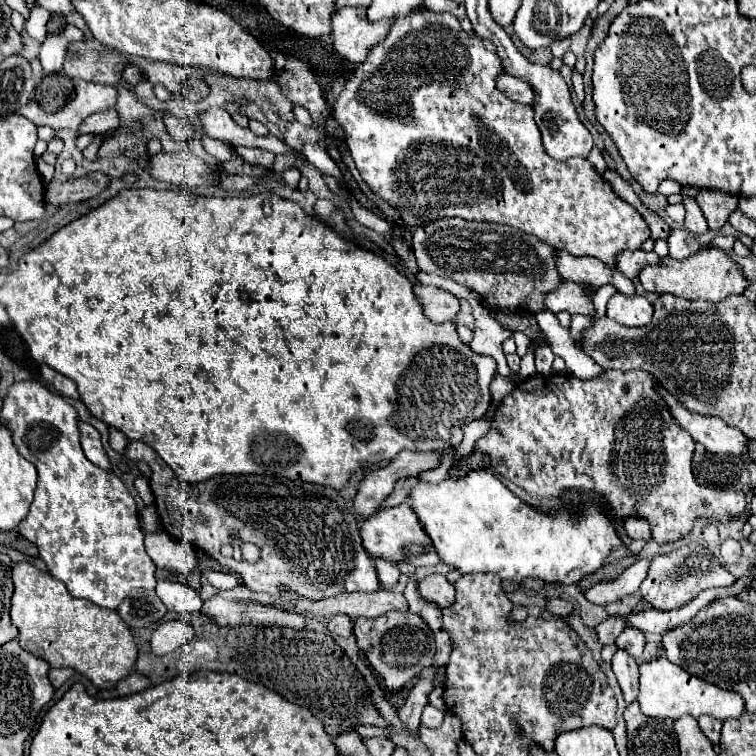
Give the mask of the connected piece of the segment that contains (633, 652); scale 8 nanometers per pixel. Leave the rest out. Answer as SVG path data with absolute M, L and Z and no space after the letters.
M629 627L617 637L615 643L617 643L619 649L627 651L631 657L637 659L643 653L643 647L645 647L645 635L643 635L643 631L639 631L635 627Z

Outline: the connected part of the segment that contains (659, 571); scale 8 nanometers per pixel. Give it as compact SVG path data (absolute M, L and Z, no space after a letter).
M687 543L669 555L661 555L651 561L651 569L647 579L641 583L643 599L649 601L655 609L675 609L685 603L689 603L693 597L697 597L705 589L713 587L731 587L737 583L737 575L729 573L725 565L719 563L719 559L703 545L699 543Z

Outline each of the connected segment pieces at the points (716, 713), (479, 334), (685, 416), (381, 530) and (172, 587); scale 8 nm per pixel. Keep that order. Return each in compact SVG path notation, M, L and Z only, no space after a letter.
M667 657L651 659L639 667L641 679L639 679L639 705L643 707L643 713L649 717L671 717L677 719L681 715L713 715L719 721L731 719L731 717L741 717L745 713L745 701L739 693L721 689L717 685L707 683L701 677L693 677L687 671L683 671L679 665L673 665Z
M417 273L419 283L423 285L435 285L441 289L447 289L451 293L455 293L455 297L463 297L465 301L469 301L469 305L473 307L473 317L477 319L477 329L473 333L473 341L471 341L471 349L479 355L491 355L497 361L497 375L501 377L513 377L517 373L513 373L505 361L505 353L501 349L501 343L509 337L513 337L513 331L509 331L499 325L491 315L489 315L490 308L483 305L481 297L477 297L474 291L457 285L451 279L443 279L439 275L429 275L429 273Z
M659 387L659 393L667 401L667 405L671 407L671 413L679 421L679 425L697 443L701 443L707 451L711 451L711 453L731 453L735 457L743 457L745 463L751 463L749 451L747 451L751 439L745 433L741 433L739 429L729 427L727 423L719 421L719 417L711 419L711 417L695 415L695 413L683 409L683 405L679 405L675 401L675 397L671 397L663 387Z
M407 503L395 505L395 507L383 507L373 517L365 519L361 523L361 539L367 555L371 559L385 559L389 563L395 561L407 561L415 567L431 567L439 563L439 555L435 553L435 547L431 545L431 539L423 533L413 509Z
M169 579L157 581L155 593L165 603L165 607L175 613L193 613L199 611L203 605L199 593L179 581L169 581Z

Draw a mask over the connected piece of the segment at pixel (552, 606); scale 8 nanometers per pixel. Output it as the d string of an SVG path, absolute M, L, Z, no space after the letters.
M551 597L549 603L547 603L547 611L553 613L553 615L557 615L557 617L565 617L565 615L569 615L571 609L573 609L573 605L567 603L567 601L563 601L563 599L555 599L555 597Z

